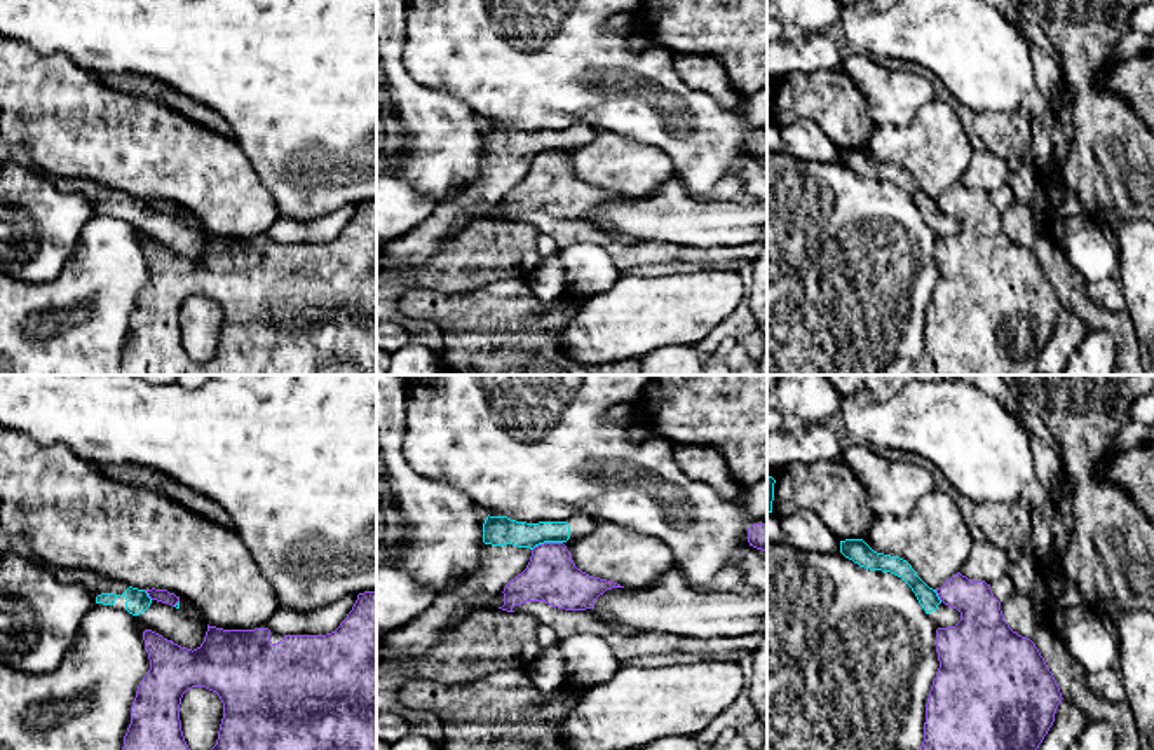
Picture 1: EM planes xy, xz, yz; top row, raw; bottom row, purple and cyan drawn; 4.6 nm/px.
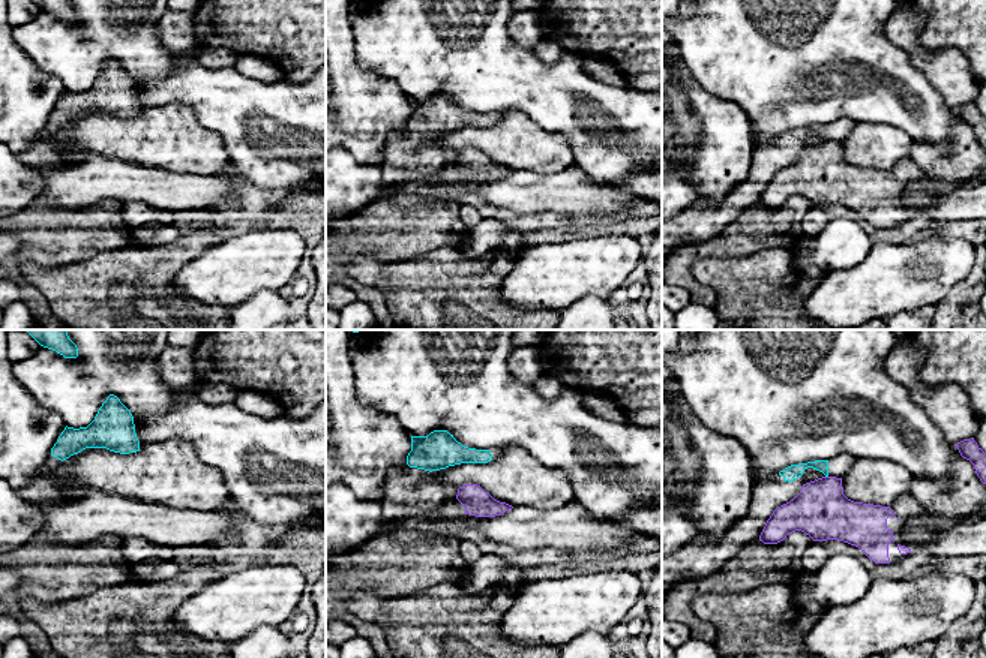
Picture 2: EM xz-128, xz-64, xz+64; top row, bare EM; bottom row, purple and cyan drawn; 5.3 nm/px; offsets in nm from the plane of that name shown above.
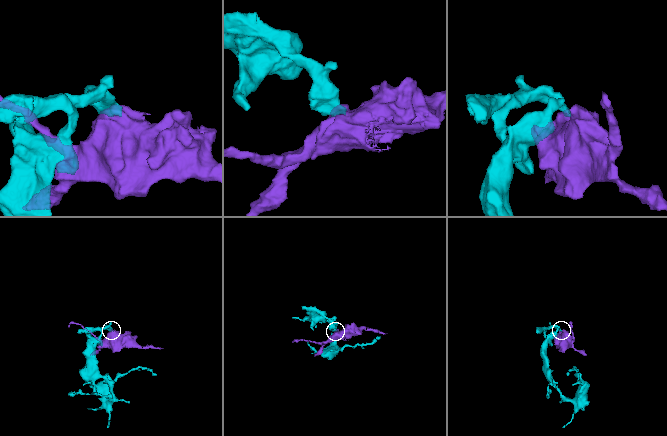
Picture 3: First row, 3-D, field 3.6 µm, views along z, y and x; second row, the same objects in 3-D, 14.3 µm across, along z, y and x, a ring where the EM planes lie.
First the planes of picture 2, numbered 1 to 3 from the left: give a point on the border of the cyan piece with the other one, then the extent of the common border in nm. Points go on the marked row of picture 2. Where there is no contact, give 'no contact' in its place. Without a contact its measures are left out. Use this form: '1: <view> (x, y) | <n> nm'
1: no contact
2: no contact
3: no contact

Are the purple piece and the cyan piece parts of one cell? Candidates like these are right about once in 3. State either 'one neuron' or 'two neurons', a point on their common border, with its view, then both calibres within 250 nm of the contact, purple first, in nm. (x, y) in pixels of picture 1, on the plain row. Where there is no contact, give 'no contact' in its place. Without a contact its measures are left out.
two neurons | xz (546, 152) | 240/140 nm

